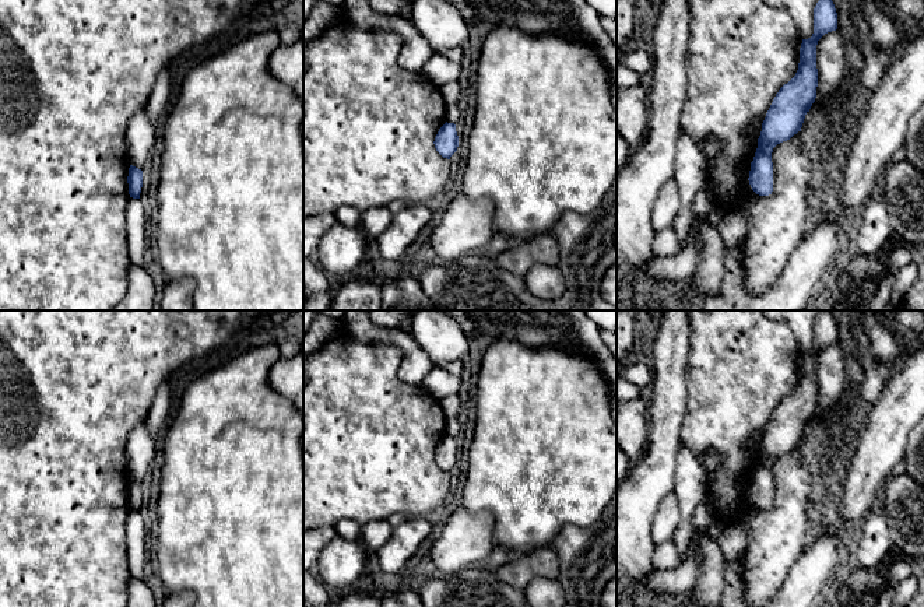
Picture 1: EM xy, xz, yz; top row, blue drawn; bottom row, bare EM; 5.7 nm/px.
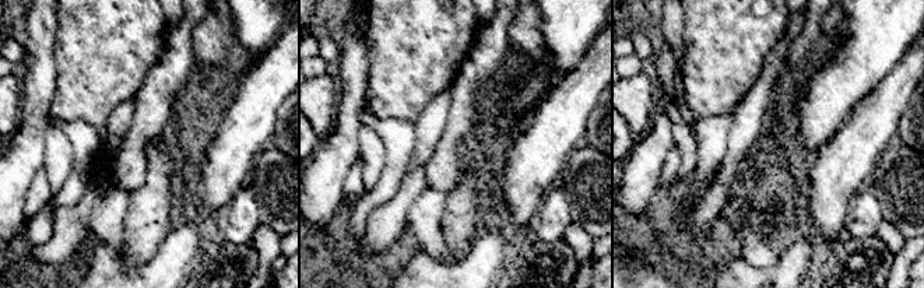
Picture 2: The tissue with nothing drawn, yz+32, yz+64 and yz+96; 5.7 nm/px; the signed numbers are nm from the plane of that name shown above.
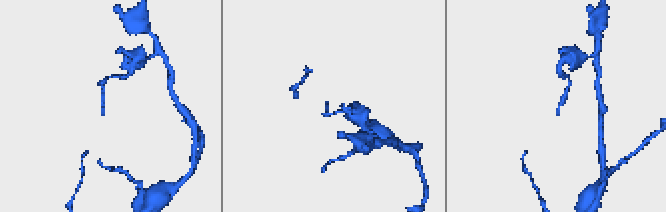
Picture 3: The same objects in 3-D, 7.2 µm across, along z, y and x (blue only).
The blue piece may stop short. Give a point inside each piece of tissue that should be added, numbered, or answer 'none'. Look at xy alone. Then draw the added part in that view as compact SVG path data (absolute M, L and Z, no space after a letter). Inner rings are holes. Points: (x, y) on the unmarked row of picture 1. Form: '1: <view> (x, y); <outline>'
1: xy (139, 564); M129 512L126 522L126 543L130 573L147 583L151 582L151 564L145 551L145 523L140 512Z

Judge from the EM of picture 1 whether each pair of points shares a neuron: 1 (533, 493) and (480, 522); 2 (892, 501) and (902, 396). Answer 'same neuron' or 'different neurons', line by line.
1: different neurons
2: different neurons

